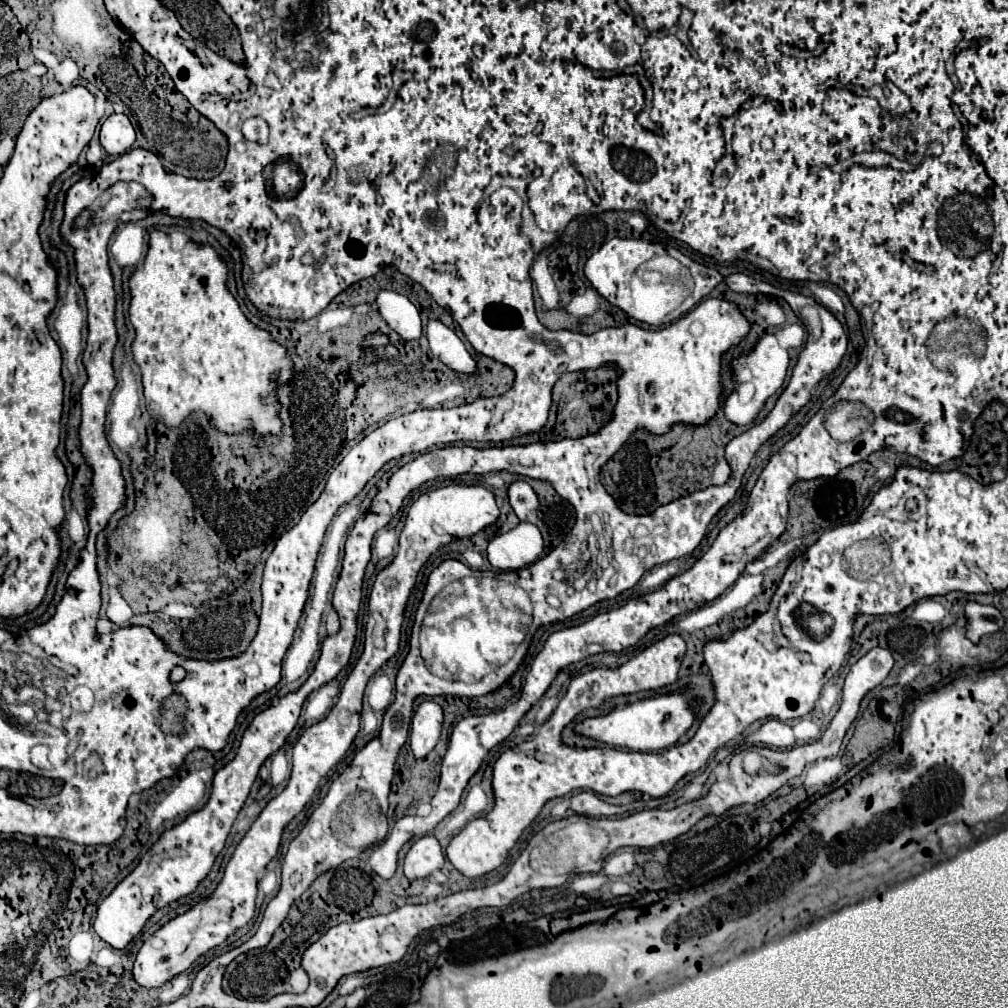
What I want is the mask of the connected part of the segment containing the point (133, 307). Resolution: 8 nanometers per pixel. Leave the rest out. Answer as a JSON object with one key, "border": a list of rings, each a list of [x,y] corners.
{"border":[[[152,230],[150,232],[150,250],[146,254],[146,260],[144,264],[134,272],[134,276],[130,278],[130,292],[132,292],[132,302],[130,302],[130,322],[134,324],[136,328],[136,340],[132,344],[132,354],[134,354],[134,360],[138,362],[140,366],[140,372],[142,372],[142,384],[144,384],[144,396],[148,402],[154,402],[158,408],[160,408],[160,418],[164,420],[166,426],[178,426],[190,412],[194,410],[202,410],[206,412],[212,422],[216,424],[218,430],[222,432],[228,432],[228,434],[236,434],[240,430],[246,430],[246,428],[252,428],[260,434],[278,434],[280,432],[280,420],[276,418],[276,410],[278,410],[278,400],[276,400],[276,382],[284,382],[292,376],[292,362],[286,354],[286,348],[272,342],[270,334],[256,328],[240,310],[238,302],[234,300],[234,296],[228,292],[226,288],[226,266],[224,262],[218,258],[218,254],[214,252],[214,248],[210,246],[196,246],[194,242],[188,242],[184,246],[184,250],[180,252],[174,252],[170,248],[170,240],[164,232],[160,230]]]}

